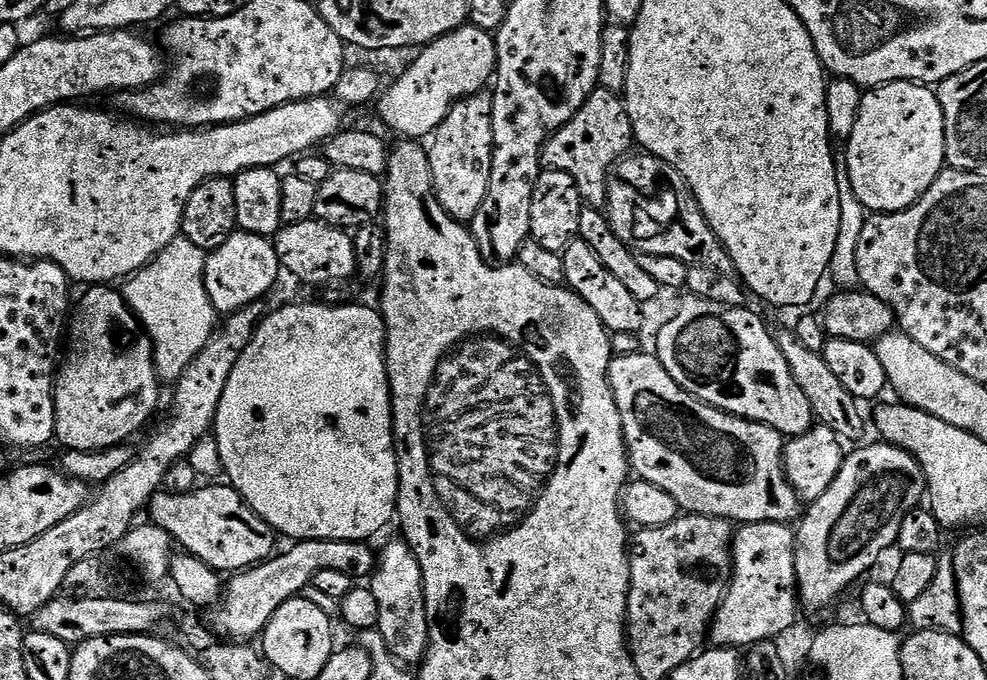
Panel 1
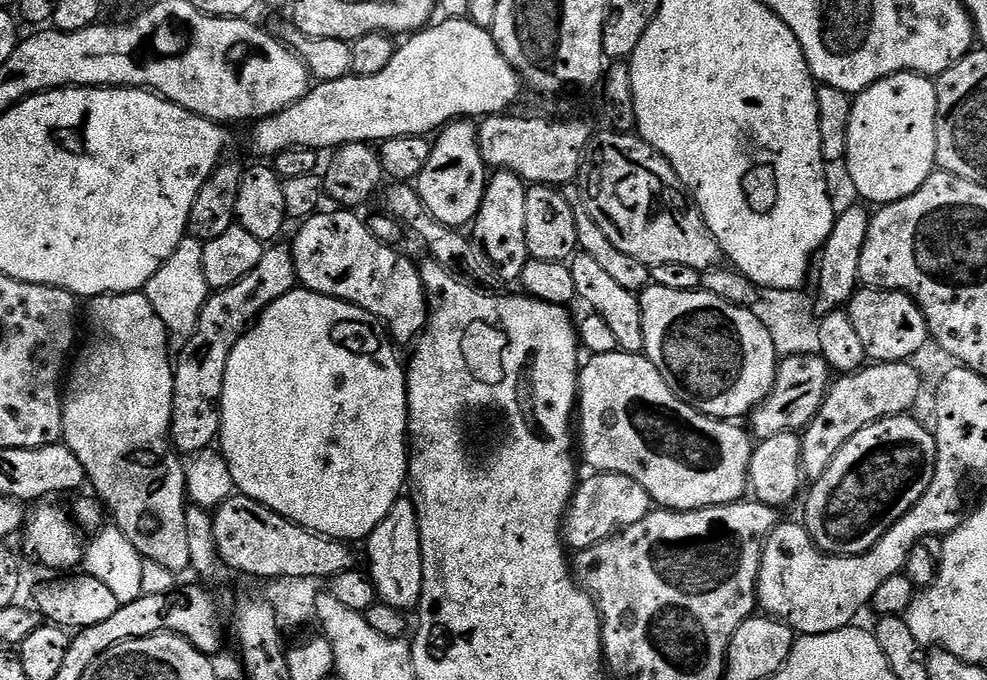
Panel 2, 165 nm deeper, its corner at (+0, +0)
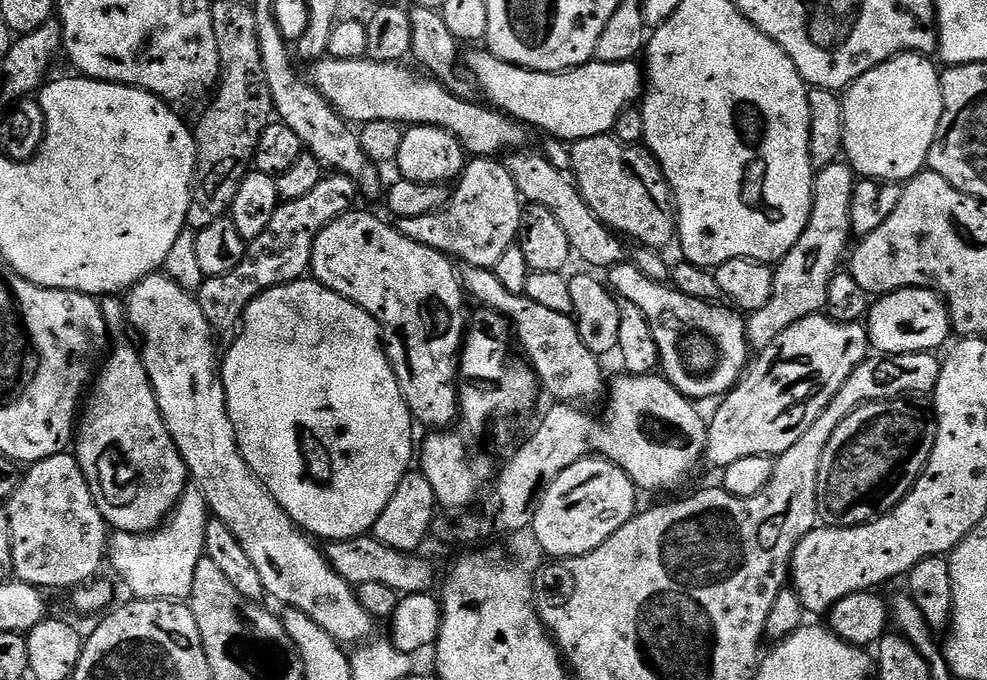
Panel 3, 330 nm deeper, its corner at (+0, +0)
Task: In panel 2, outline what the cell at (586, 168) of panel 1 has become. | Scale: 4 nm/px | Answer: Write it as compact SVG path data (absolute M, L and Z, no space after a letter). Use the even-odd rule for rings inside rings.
M501 114L479 121L480 149L484 163L496 170L513 172L529 185L563 186L573 183L584 167L584 153L594 129L584 120L539 120L536 116Z

